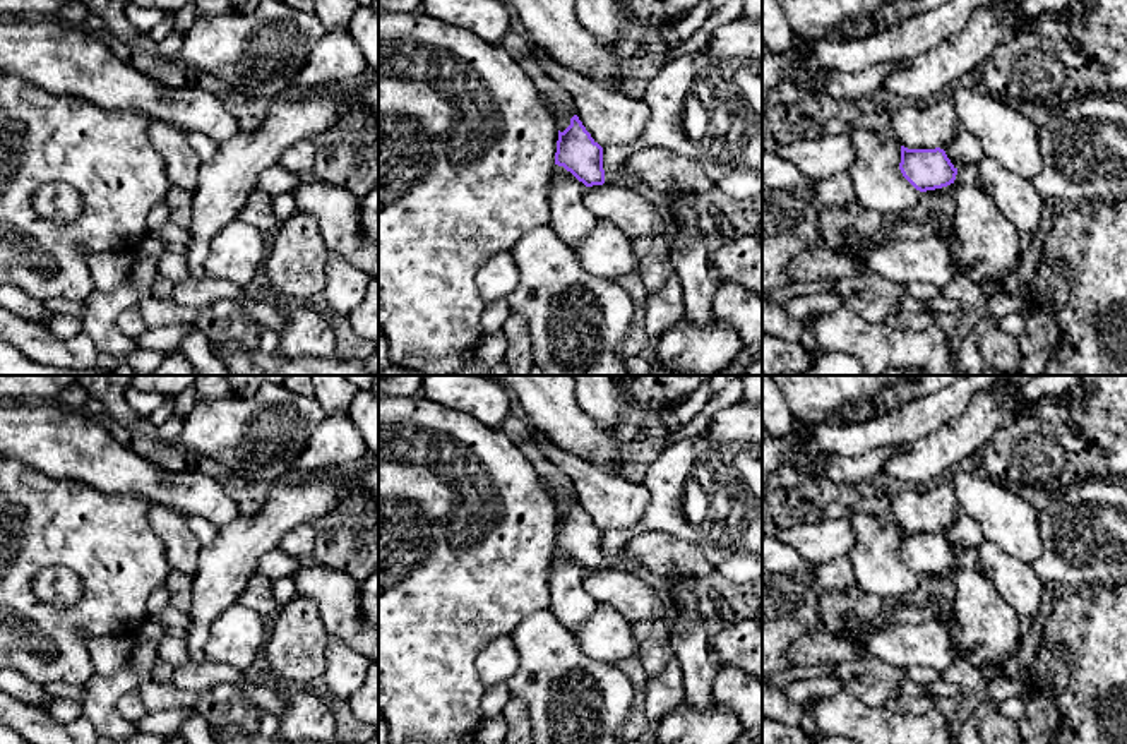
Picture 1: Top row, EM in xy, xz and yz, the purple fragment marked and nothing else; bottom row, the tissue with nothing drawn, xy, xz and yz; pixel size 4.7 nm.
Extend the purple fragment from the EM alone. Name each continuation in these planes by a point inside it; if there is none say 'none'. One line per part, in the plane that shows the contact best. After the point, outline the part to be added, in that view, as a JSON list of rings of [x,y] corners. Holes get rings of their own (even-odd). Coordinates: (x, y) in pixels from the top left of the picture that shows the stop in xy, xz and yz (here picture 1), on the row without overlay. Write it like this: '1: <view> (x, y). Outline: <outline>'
1: xz (692, 648). Outline: [[[623,547],[611,555],[605,555],[605,569],[635,573],[656,591],[665,605],[663,619],[671,634],[673,653],[682,667],[685,699],[690,708],[704,710],[713,698],[713,679],[716,672],[716,662],[711,657],[711,639],[702,626],[692,627],[690,631],[673,629],[673,621],[678,615],[678,609],[671,595],[670,578],[642,569]]]

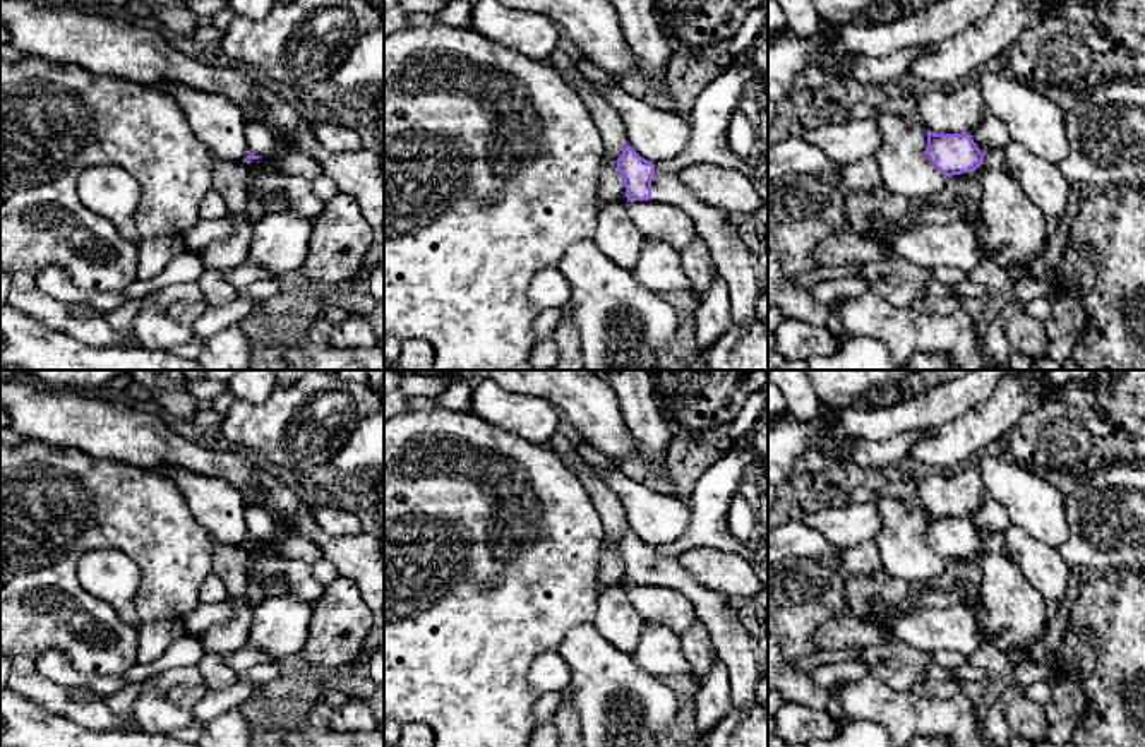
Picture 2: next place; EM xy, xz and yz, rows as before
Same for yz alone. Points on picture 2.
none

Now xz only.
1: xz (715, 610). Outline: [[[653,557],[651,584],[674,588],[691,600],[699,622],[710,630],[716,660],[727,666],[734,708],[752,704],[763,670],[732,600],[701,586],[677,557]]]

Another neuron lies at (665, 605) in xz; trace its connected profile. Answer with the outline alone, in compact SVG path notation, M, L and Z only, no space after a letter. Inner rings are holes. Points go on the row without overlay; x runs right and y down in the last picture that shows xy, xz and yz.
M629 584L627 596L634 610L646 622L658 622L682 636L692 629L699 619L691 600L674 588L658 584Z

